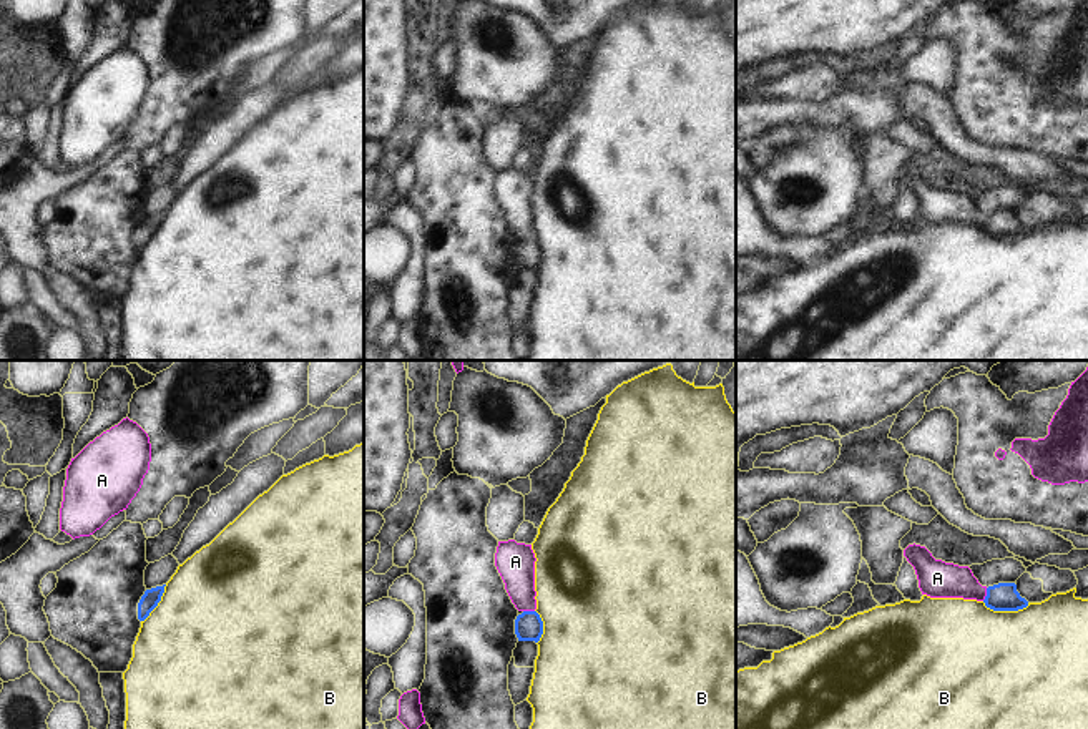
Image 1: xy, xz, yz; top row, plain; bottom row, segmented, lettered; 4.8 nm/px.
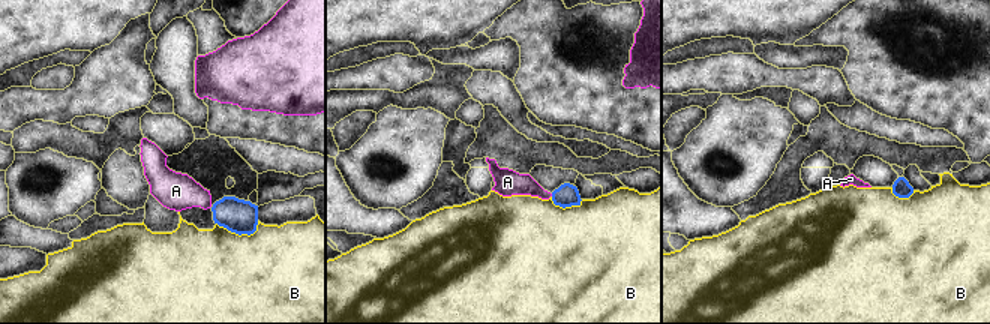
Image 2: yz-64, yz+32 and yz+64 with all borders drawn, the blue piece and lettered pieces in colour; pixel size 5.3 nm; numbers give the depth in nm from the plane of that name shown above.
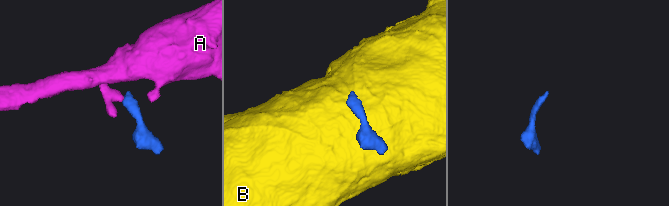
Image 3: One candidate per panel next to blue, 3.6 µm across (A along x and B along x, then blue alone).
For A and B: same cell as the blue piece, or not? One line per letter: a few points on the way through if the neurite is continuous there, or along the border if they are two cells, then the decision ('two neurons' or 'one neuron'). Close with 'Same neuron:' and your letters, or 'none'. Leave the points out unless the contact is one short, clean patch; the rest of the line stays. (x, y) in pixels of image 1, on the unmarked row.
A: along yz (987, 216), (987, 223), (982, 228) | two neurons
B: two neurons
Same neuron: none

